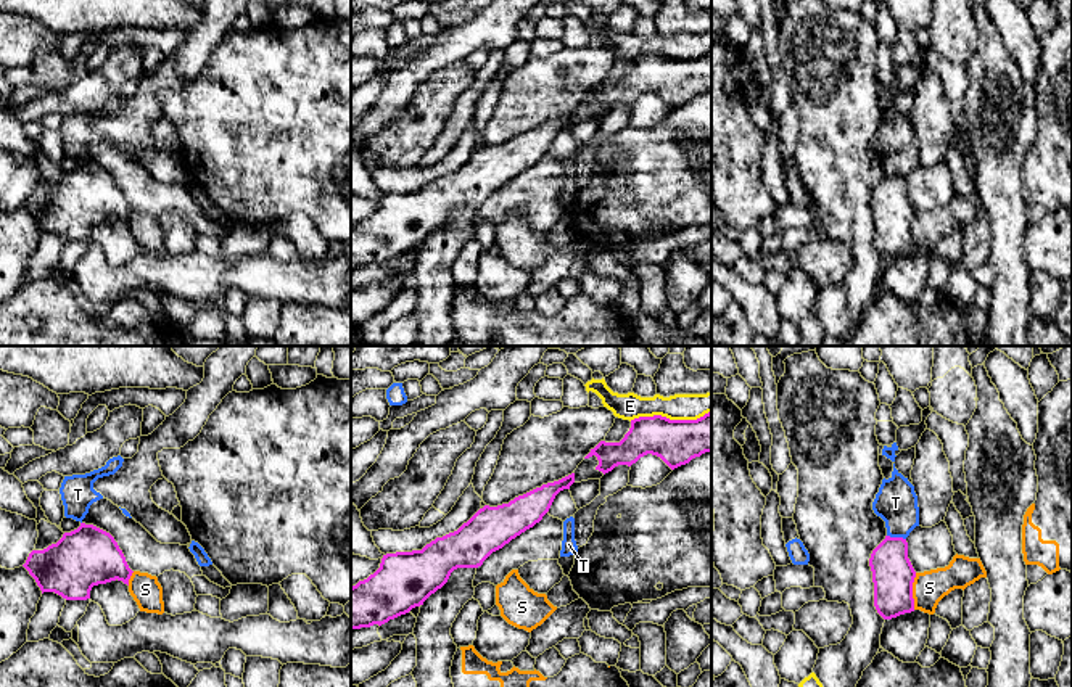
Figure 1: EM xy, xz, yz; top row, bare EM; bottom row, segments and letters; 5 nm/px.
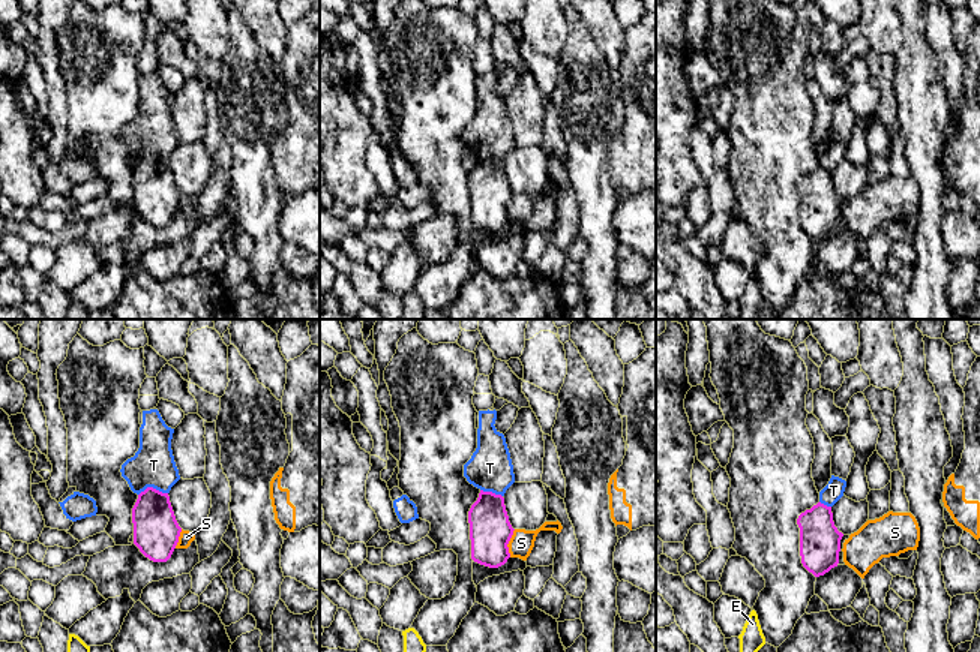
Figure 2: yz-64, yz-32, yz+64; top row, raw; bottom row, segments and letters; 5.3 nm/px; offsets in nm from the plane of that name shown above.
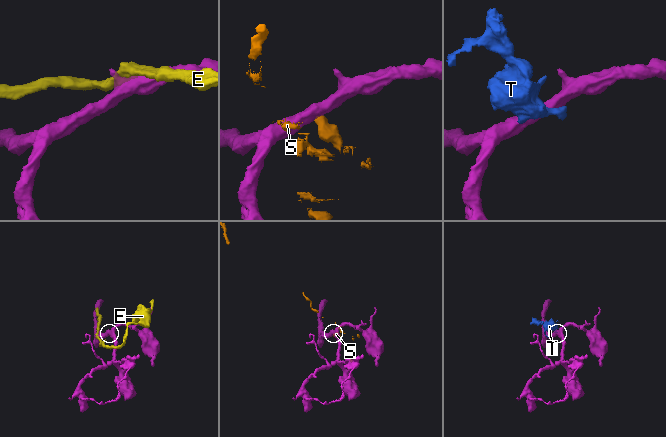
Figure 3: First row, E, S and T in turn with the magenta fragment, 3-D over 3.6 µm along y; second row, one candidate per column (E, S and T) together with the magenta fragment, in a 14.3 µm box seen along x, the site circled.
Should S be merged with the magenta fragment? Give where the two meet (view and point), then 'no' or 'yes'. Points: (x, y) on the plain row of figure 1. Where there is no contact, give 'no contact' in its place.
contact yz (911, 230); no

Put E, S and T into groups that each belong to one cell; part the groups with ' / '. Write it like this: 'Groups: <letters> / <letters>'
Groups: E / S / T

